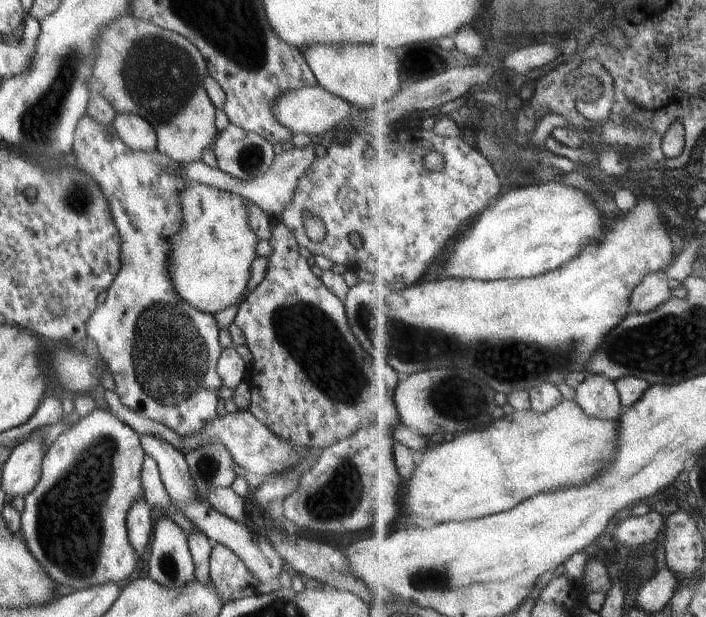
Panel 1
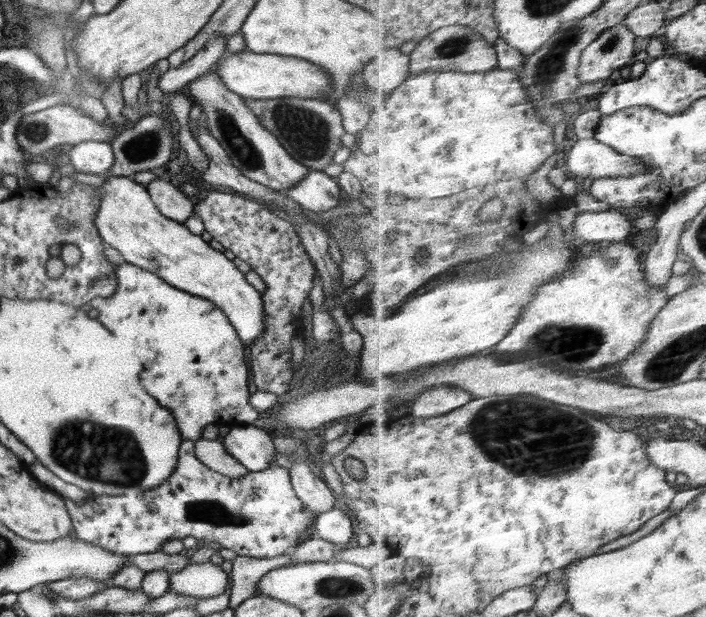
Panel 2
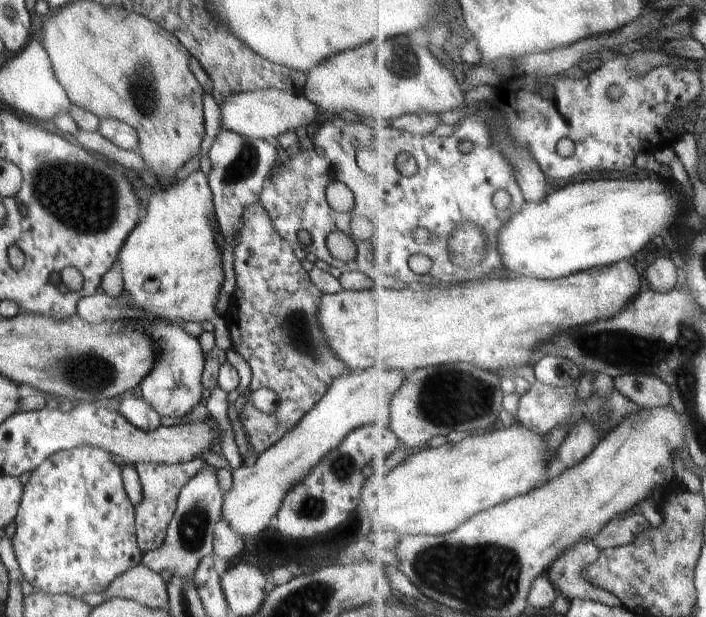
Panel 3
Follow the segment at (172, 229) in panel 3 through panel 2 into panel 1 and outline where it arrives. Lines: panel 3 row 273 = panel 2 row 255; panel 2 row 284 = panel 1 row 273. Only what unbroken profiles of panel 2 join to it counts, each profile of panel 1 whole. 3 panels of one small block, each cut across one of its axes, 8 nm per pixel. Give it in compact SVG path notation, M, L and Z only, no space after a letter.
M189 182L180 195L183 230L173 237L169 271L177 295L194 308L216 315L248 291L259 238L249 223L249 200L205 184Z

